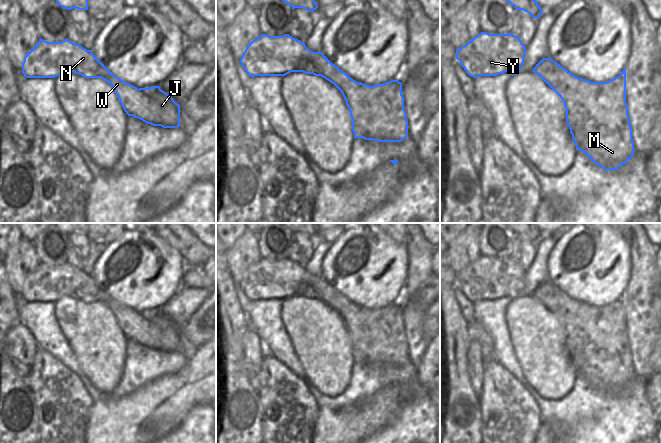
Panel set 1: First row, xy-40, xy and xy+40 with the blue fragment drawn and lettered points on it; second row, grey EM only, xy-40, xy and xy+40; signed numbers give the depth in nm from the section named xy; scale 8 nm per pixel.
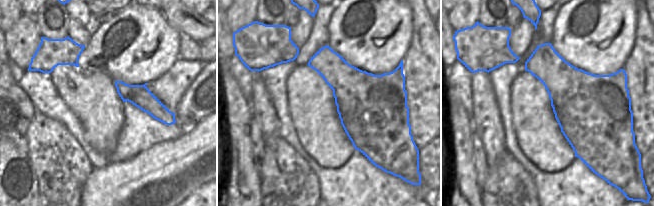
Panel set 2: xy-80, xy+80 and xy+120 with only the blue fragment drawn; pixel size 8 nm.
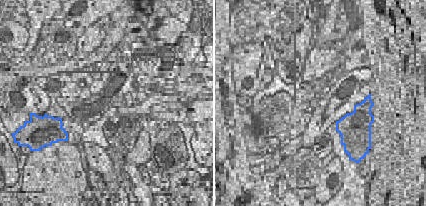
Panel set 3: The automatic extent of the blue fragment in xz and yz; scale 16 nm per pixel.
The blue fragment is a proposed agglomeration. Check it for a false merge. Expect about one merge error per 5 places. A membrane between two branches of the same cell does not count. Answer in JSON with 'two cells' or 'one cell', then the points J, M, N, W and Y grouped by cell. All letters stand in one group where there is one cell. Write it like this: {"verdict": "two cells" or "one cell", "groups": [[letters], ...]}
{"verdict": "two cells", "groups": [["J", "M"], ["N", "W", "Y"]]}

